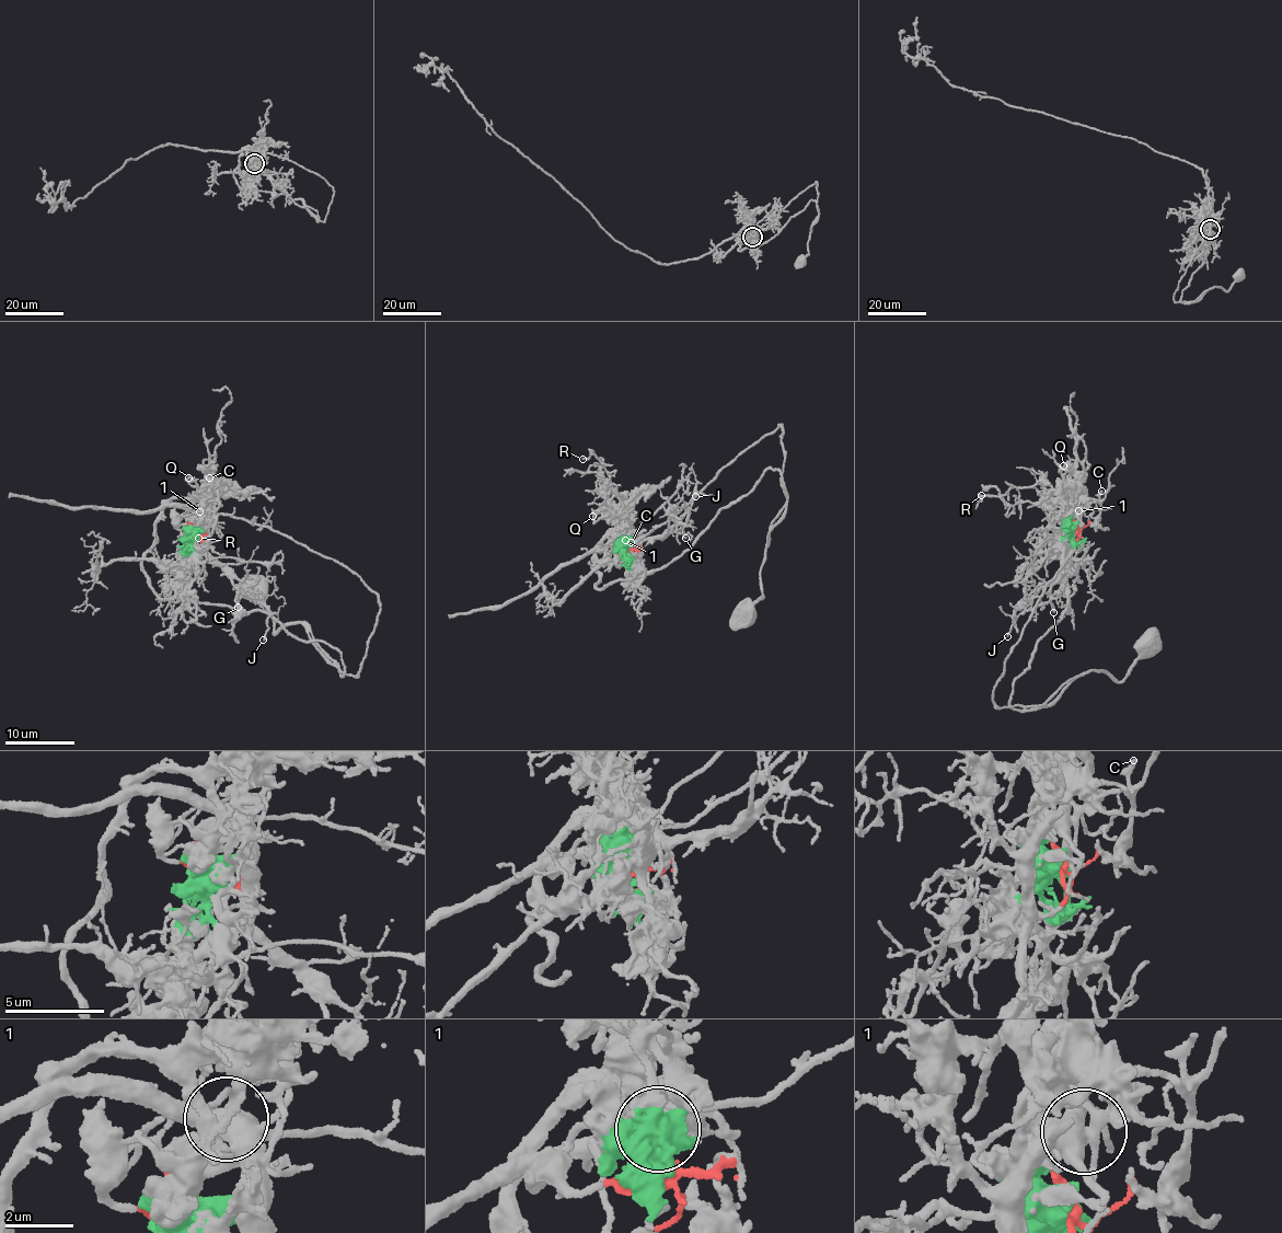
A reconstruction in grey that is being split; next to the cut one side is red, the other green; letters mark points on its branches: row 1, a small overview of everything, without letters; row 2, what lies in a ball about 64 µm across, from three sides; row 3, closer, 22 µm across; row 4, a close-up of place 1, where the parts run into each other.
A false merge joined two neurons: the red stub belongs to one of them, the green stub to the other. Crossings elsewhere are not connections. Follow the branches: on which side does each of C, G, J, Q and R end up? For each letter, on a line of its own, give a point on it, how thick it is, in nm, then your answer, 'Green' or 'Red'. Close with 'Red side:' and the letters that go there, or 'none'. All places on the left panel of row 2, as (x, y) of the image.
C: Place: (209, 477). Thickness 190 nm. Green
G: Place: (238, 607). Thickness 120 nm. Red
J: Place: (263, 640). Thickness 150 nm. Red
Q: Place: (188, 477). Thickness 180 nm. Green
R: Place: (198, 538). Thickness 150 nm. Green
Red side: G, J

